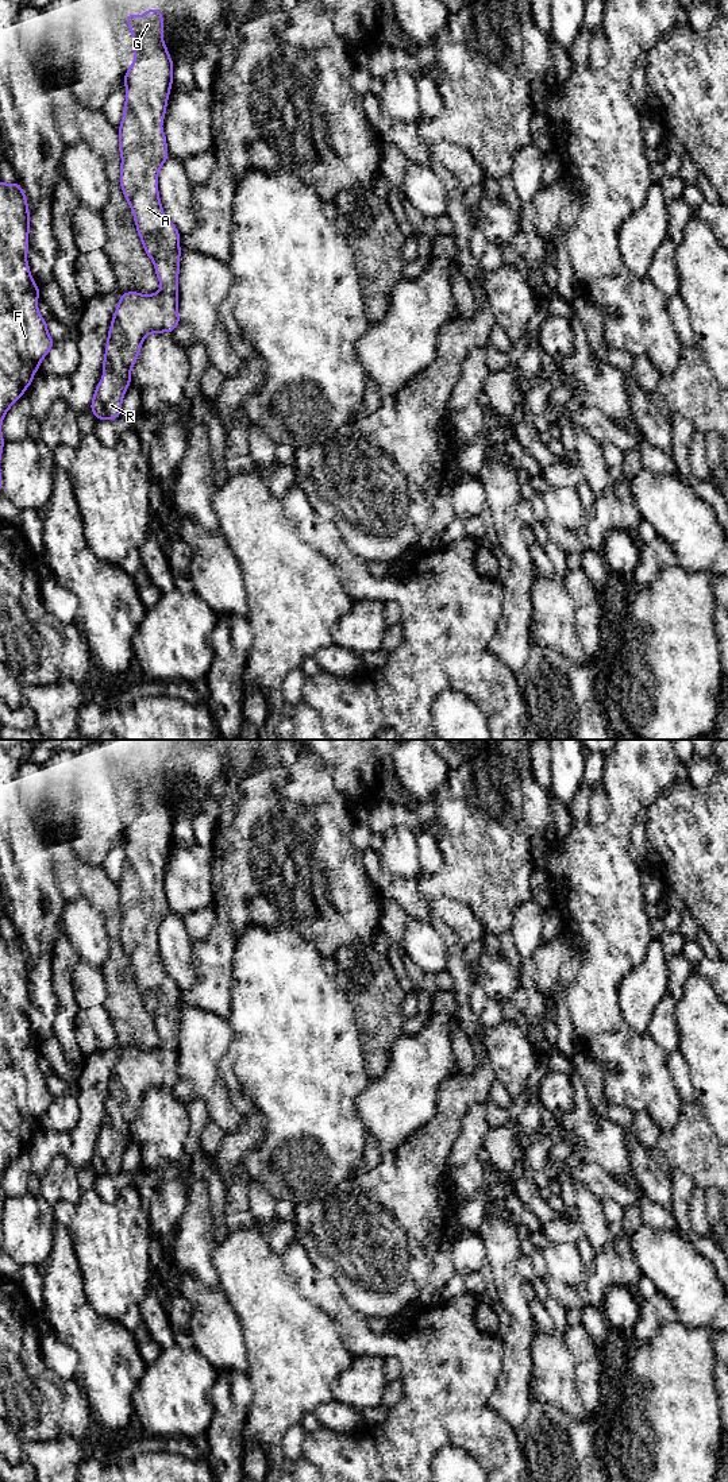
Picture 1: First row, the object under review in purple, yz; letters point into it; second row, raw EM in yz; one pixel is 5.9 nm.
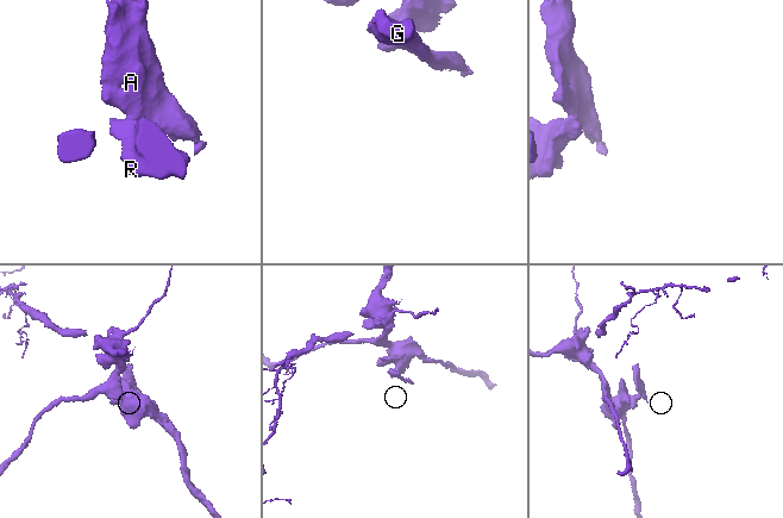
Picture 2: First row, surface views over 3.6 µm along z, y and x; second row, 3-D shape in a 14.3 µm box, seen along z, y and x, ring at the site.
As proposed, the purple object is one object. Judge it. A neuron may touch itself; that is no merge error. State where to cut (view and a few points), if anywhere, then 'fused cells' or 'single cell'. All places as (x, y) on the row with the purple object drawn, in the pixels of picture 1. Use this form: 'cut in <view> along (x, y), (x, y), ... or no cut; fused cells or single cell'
cut in yz along (161, 289), (176, 294); fused cells

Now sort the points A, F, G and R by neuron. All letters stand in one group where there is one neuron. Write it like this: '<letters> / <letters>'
A G / F R

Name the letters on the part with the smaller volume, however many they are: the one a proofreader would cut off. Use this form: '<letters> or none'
A, G

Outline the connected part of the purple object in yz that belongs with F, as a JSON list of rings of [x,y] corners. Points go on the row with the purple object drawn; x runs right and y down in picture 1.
[[[0,180],[0,459],[5,443],[3,418],[32,383],[42,359],[55,344],[47,331],[47,321],[38,309],[41,289],[31,277],[27,262],[28,234],[28,202],[20,184],[4,184]]]

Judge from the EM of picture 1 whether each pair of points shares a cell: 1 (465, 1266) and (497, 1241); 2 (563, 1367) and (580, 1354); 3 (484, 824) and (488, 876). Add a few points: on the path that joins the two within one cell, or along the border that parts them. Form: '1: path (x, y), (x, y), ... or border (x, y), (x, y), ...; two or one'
1: border (478, 1234), (485, 1249), (485, 1261); two
2: border (562, 1334), (573, 1361), (577, 1390); two
3: path (484, 837), (486, 863); one

